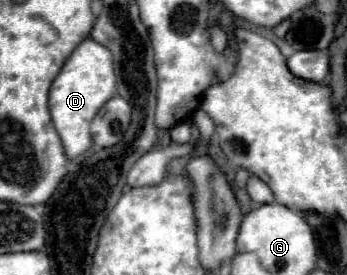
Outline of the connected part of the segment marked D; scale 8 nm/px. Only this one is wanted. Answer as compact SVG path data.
M87 38L67 58L49 92L49 110L53 126L61 136L67 158L75 158L91 146L91 120L111 96L115 96L115 72L111 52L107 52L107 48L103 48L101 44L95 44L95 40Z

